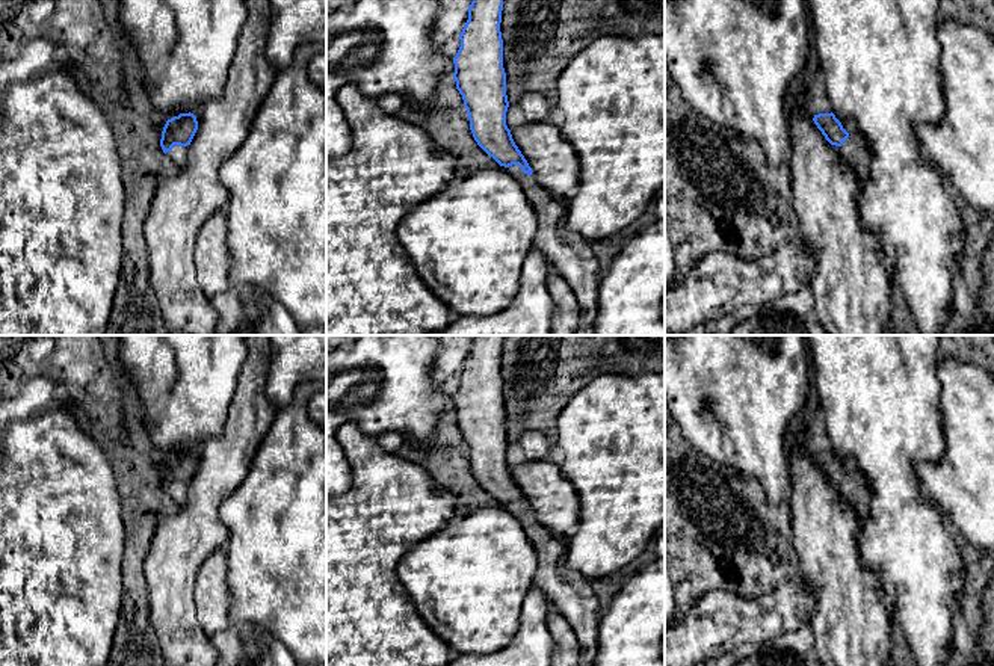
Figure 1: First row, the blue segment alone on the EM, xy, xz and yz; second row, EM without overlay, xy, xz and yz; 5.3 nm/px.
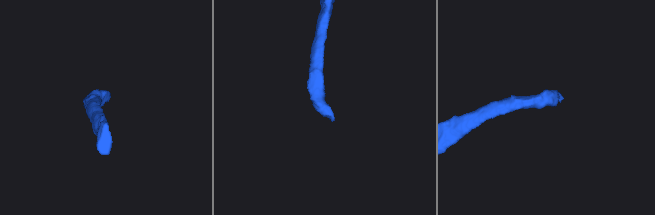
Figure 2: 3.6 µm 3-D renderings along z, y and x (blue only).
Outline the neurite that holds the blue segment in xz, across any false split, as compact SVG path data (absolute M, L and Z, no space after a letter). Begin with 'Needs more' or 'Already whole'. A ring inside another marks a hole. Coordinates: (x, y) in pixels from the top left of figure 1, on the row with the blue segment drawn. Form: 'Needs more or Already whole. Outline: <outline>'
Needs more. Outline: M473 0L453 57L456 89L462 95L470 130L477 145L502 169L520 181L536 213L533 249L541 251L566 281L579 302L574 335L597 335L598 288L603 276L591 242L566 227L570 199L553 195L536 180L506 125L509 107L503 39L500 32L503 0Z

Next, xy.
Needs more. Outline: M199 112L180 113L166 121L160 146L177 168L184 166L189 145L198 130Z

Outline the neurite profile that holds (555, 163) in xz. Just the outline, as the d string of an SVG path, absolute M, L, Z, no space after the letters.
M526 122L511 130L512 139L538 183L553 195L573 198L579 190L580 162L576 150L560 133L560 127Z

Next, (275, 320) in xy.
M270 302L261 310L261 319L257 322L252 335L302 335L302 331L284 307Z

